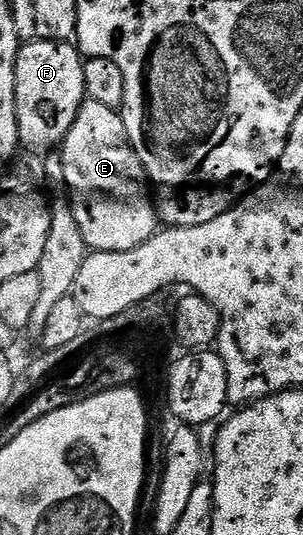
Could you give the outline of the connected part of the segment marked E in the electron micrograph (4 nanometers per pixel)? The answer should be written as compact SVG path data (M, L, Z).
M96 100L85 101L79 108L79 116L75 116L75 124L71 124L71 132L67 132L61 143L59 153L75 221L90 251L127 252L139 248L139 244L157 233L157 207L150 187L143 181L145 170L129 142L118 111Z

